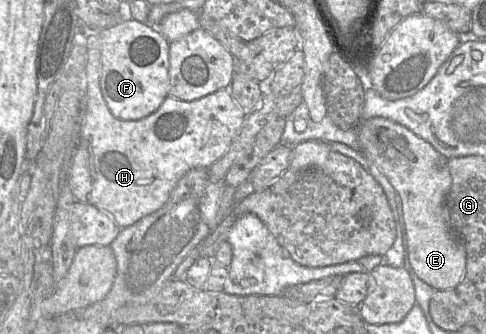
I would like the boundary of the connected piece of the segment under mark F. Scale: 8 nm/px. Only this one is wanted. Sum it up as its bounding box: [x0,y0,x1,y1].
[76,18,169,120]

